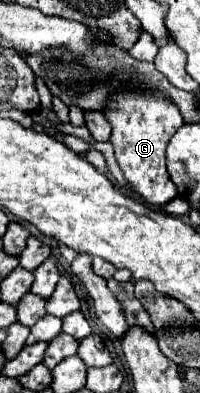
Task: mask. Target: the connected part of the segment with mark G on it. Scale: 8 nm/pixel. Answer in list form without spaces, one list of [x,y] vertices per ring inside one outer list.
[[[123,88],[109,102],[105,116],[113,128],[111,144],[115,148],[115,158],[127,184],[145,202],[153,206],[165,206],[167,202],[171,202],[177,196],[177,188],[167,176],[165,148],[167,148],[167,140],[183,124],[183,116],[179,108],[169,104],[169,100],[159,92],[141,92],[133,88],[129,90]]]

